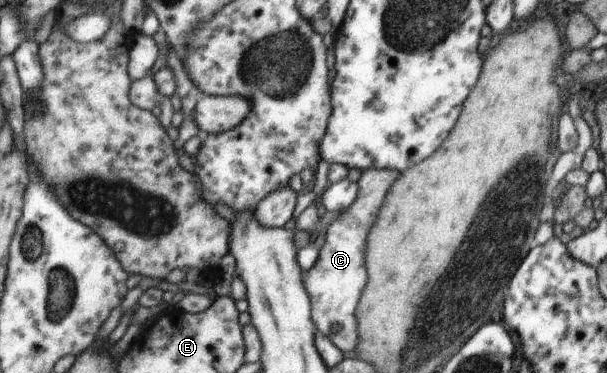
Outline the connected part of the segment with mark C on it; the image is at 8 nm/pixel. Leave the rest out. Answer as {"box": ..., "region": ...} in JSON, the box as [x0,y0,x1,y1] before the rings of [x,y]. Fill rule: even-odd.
{"box":[305,168,398,356],"region":[[[374,168],[361,172],[356,181],[358,193],[355,200],[328,223],[324,231],[324,244],[319,249],[316,261],[305,271],[305,288],[309,294],[313,320],[318,321],[318,331],[326,333],[326,337],[347,356],[353,355],[359,343],[354,309],[362,287],[366,285],[366,235],[370,233],[376,213],[382,209],[382,203],[386,201],[390,187],[394,185],[394,179],[397,181],[398,175],[398,170]]]}

